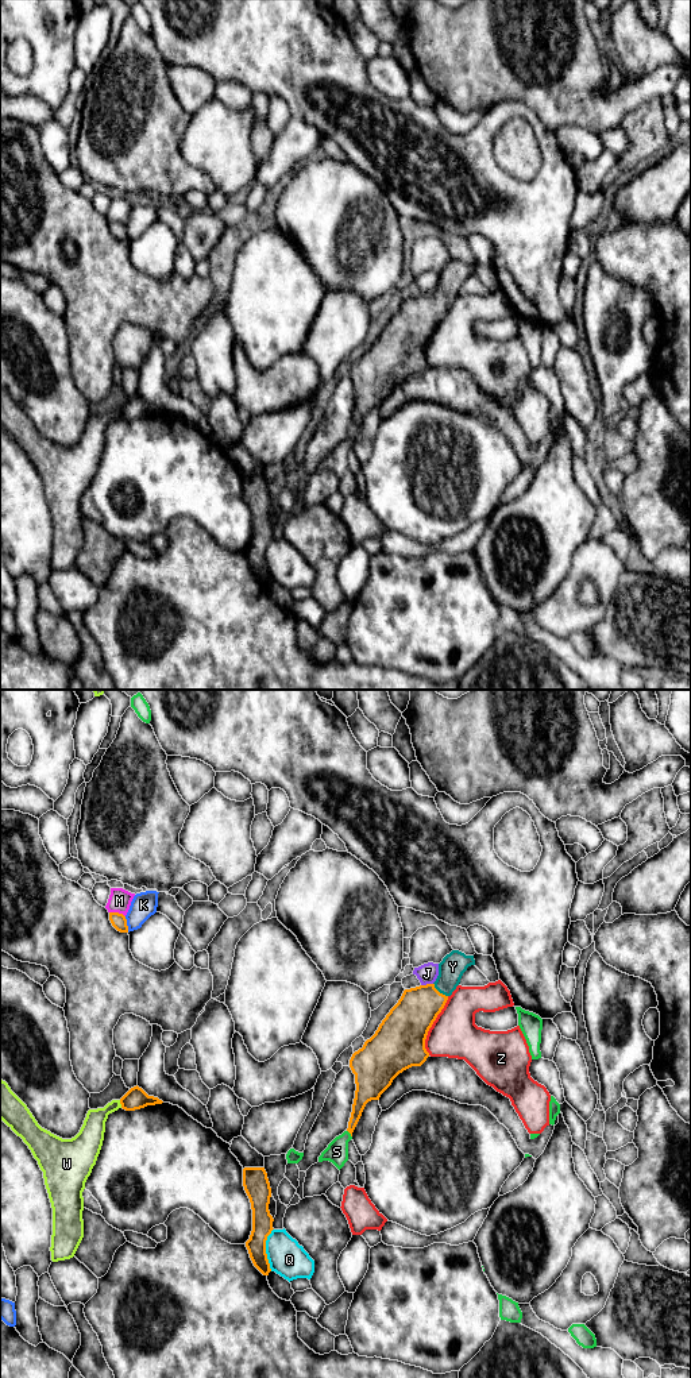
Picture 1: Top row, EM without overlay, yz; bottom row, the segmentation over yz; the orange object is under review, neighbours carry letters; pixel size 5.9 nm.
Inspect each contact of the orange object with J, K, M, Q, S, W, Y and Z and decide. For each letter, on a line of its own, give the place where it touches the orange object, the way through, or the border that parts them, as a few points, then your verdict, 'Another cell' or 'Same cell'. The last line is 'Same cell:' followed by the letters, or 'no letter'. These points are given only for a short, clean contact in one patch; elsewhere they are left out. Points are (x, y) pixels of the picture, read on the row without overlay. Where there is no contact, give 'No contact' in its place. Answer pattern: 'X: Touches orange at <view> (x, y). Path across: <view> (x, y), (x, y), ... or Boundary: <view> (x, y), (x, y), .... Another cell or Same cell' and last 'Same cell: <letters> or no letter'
J: Touches orange at yz (427, 293). Another cell
K: Touches orange at yz (126, 234). Another cell
M: Touches orange at yz (118, 222). Another cell
Q: Touches orange at yz (265, 559). Another cell
S: Touches orange at yz (350, 442). Another cell
W: Touches orange at yz (120, 412). Another cell
Y: Touches orange at yz (437, 300). Path across: yz (409, 329), (437, 300), (447, 290), (452, 276). Same cell
Z: Touches orange at yz (431, 335). Another cell
Same cell: Y

